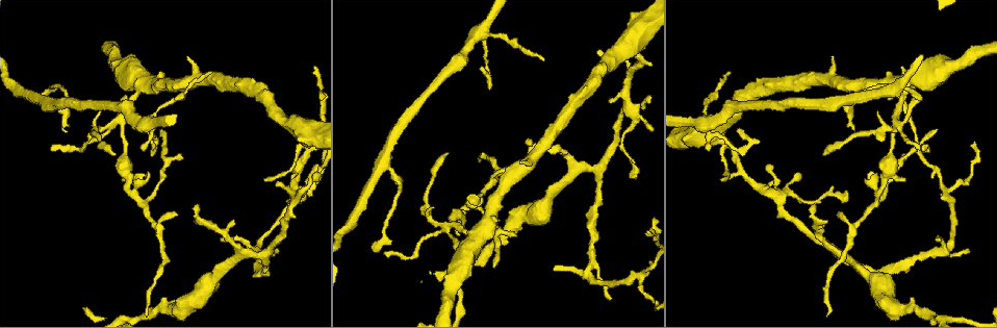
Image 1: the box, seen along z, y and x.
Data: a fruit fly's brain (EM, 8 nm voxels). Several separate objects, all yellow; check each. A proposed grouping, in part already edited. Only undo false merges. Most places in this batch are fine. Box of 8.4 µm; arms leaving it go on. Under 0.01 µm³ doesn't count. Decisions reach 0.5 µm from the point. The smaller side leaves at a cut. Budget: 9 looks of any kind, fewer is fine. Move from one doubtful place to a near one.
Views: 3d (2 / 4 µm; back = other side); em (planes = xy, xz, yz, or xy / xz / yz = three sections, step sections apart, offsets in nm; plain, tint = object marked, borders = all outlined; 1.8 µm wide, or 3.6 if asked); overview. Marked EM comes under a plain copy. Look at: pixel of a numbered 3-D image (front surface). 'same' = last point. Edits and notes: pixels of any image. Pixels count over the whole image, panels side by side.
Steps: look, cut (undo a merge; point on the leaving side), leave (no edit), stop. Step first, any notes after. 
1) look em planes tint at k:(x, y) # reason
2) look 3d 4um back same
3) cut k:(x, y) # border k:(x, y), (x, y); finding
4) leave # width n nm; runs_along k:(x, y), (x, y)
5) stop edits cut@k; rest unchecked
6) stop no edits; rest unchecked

look 3d 4um at 1:(589, 271) # arms part here

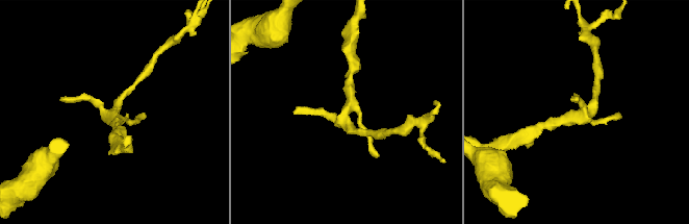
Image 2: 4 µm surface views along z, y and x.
look em planes tint at 2:(582, 114) # shape alone is not enough

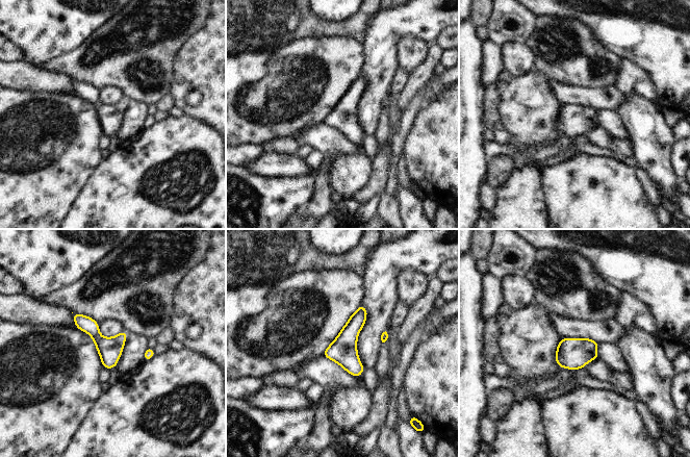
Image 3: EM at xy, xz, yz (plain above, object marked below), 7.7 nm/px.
leave # runs_along 3:(76, 316), (109, 351), (112, 364); all the same neuron

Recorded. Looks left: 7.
look em planes tint at 1:(833, 100) # three arms meet

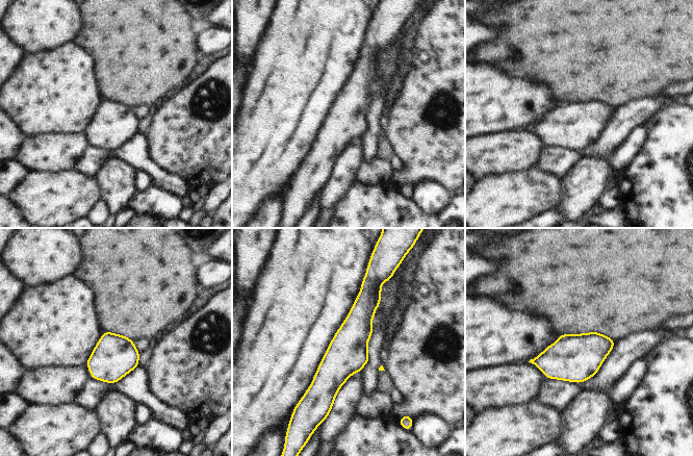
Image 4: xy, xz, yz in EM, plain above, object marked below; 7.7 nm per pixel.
leave # runs_along 4:(364, 284), (327, 403); continuous, no second neuron

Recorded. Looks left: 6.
look em xz step 8 tint at 1:(455, 225) # four-way junction

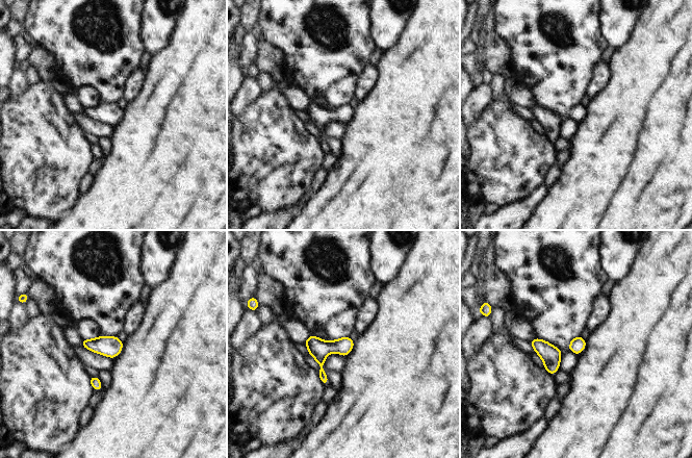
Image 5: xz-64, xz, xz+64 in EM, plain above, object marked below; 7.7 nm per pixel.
look em planes borders same

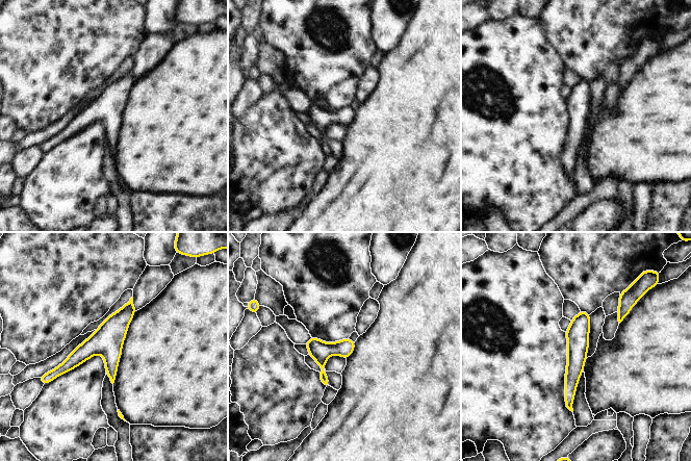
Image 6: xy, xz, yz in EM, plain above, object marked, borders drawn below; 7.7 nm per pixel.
leave # continuous, no second neuron

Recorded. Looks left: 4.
look 3d 2um back at 1:(773, 194) # two arms in line, one across

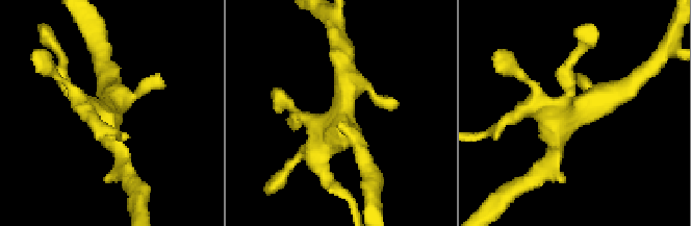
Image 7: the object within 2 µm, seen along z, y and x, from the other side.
look em xy step 4 tint at 7:(108, 109)

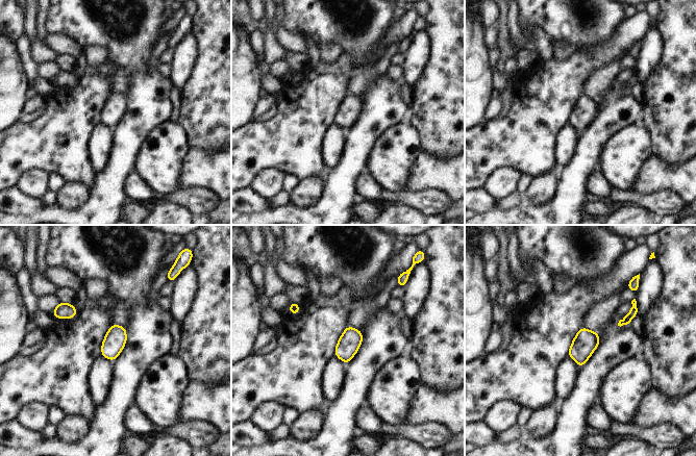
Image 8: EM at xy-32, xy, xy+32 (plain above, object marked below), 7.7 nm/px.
look em yz step 8 tint same # another direction

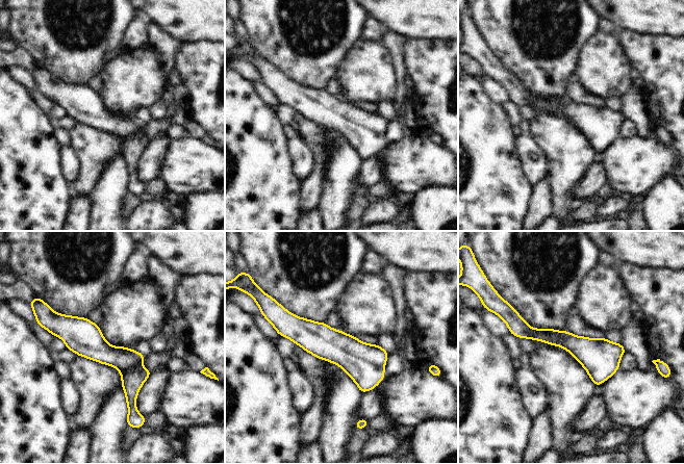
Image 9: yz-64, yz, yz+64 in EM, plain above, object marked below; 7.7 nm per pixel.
leave # width 220 nm; continuous, no second neuron

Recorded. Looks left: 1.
stop no edits; rest unchecked

